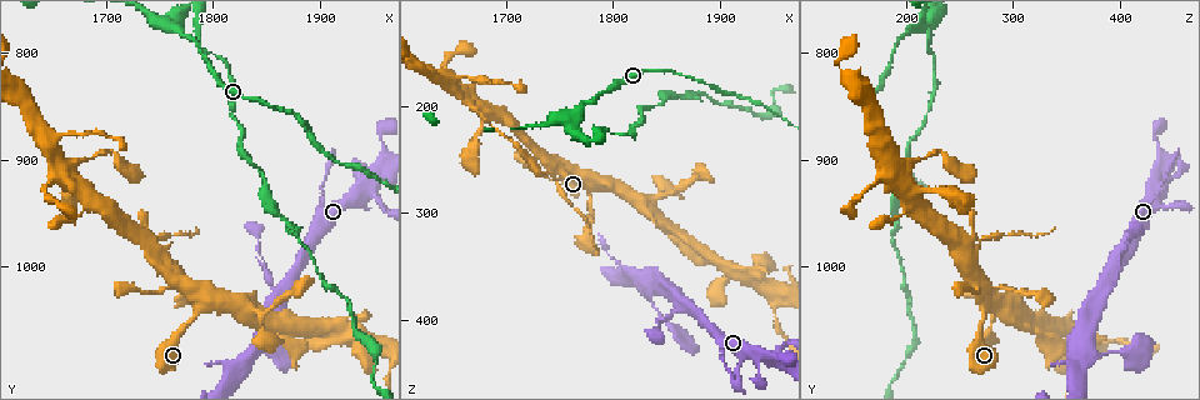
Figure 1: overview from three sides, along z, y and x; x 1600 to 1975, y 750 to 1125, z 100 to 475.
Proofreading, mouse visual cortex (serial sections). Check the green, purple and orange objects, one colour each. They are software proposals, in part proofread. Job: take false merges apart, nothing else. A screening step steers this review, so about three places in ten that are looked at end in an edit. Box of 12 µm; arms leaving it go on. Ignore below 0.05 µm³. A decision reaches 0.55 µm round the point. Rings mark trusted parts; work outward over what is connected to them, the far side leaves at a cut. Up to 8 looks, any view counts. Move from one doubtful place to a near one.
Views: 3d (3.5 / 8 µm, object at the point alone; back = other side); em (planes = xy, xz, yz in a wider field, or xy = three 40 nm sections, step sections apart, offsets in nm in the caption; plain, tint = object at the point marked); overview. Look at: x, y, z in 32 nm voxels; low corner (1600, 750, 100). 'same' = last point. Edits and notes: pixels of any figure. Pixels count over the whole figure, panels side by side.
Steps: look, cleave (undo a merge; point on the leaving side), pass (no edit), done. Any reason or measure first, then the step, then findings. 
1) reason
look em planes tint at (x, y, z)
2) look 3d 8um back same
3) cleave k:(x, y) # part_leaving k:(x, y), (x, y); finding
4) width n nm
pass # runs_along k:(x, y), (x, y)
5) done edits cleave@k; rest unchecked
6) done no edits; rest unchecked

three-way junction
look 3d 3.5um at (1764, 776, 214)

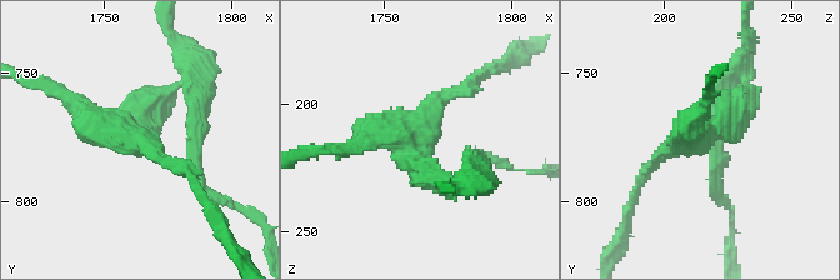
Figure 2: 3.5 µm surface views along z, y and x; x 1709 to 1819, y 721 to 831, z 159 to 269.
arms 3; arm_widths 150, 250, 300 nm
look em xy step 5 tint at (1763, 775, 214)

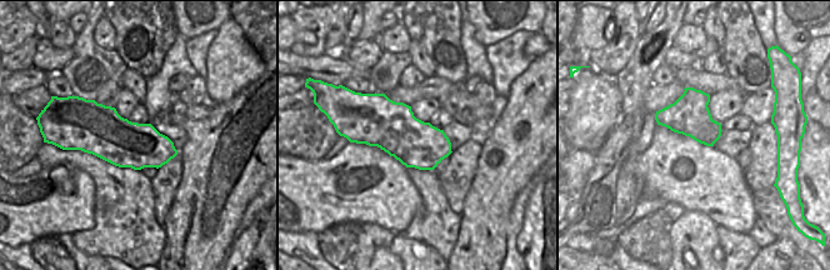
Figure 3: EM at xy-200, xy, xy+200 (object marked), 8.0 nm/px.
cleave 2:(438, 175) # border 3:(711, 119), (700, 119), (686, 135); a second cell is stuck on

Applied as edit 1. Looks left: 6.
see it whole again
look overview

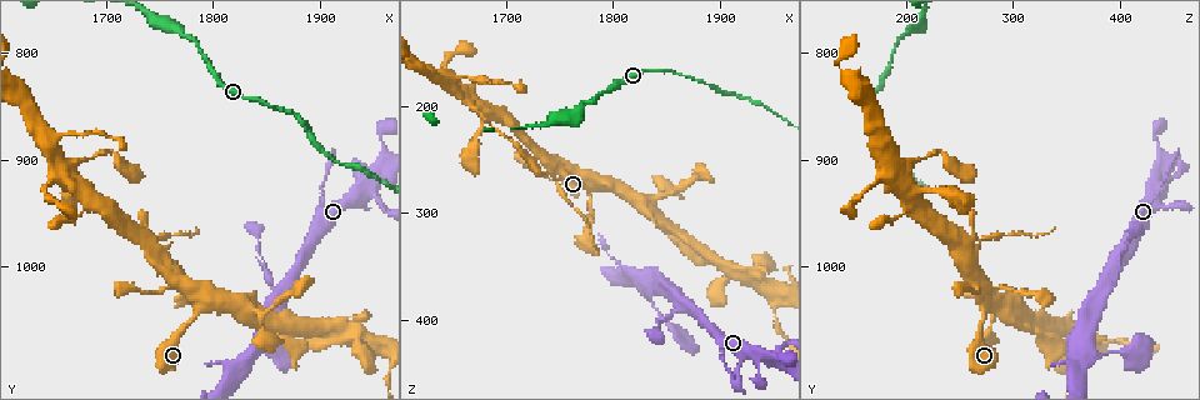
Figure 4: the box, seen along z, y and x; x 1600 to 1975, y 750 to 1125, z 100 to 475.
look 3d 3.5um at (1794, 1034, 274)

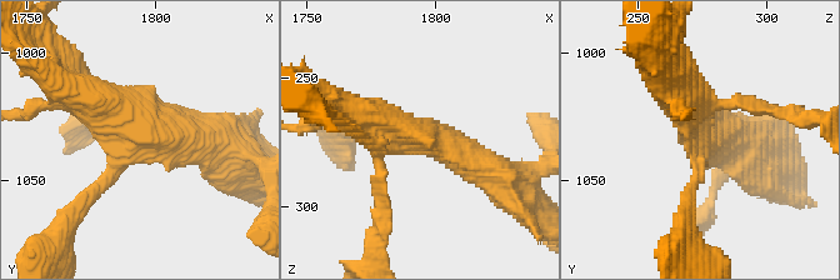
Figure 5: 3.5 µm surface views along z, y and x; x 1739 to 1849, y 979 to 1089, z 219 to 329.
arms 3; arm_widths 150, 450, 450 nm
look em xy step 1 tint at (1793, 1033, 273)

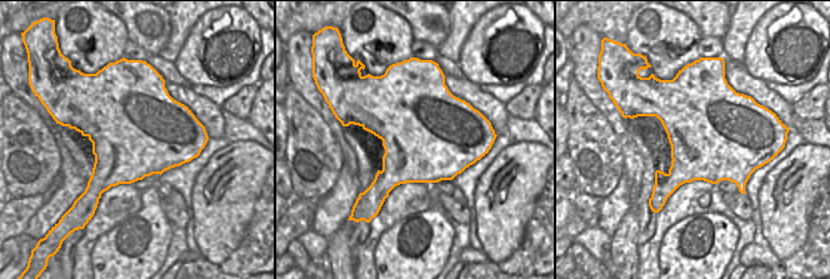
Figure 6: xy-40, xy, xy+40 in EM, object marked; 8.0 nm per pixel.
pass # runs_along 5:(688, 201), (698, 136), (675, 94); all the same cell

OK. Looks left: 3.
four or more arms meet
look 3d 3.5um at (1916, 1062, 358)

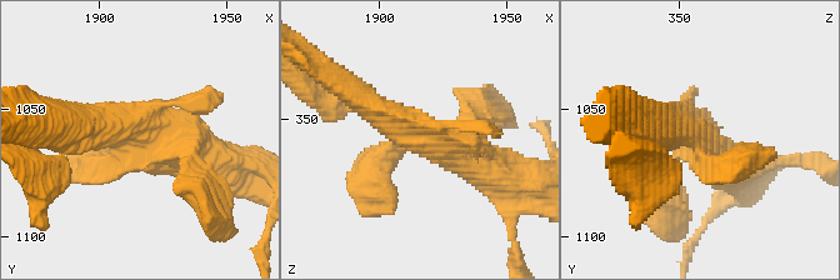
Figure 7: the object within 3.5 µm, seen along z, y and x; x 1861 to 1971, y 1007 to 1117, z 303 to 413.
shape alone is not enough
look em planes tint at (1916, 1060, 358)

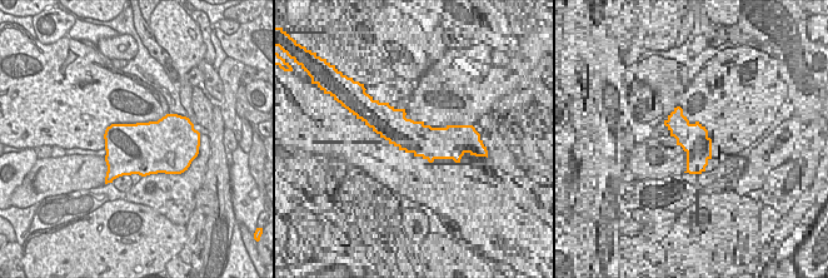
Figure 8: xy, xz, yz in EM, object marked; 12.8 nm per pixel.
pass # runs_along 7:(350, 89), (404, 134), (488, 169); one cell here

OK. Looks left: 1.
done edits cleave@2; rest unchecked

